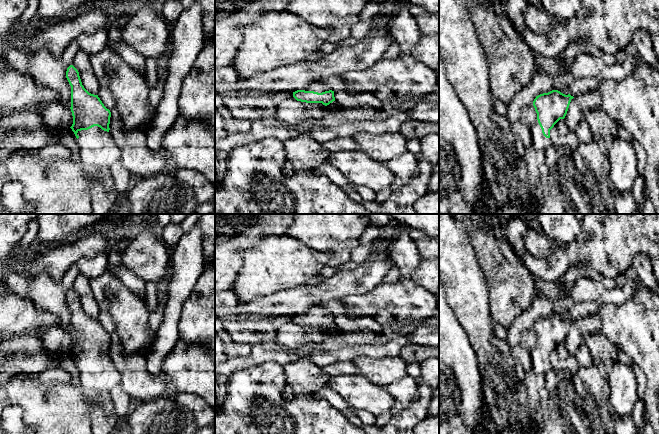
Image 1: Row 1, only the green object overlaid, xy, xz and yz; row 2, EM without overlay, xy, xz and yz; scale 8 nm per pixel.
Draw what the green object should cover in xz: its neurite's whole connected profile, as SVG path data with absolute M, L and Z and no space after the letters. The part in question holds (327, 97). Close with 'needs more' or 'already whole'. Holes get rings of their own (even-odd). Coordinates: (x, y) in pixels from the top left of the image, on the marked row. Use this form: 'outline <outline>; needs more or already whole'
outline M318 81L309 83L302 90L293 92L293 97L297 101L322 103L325 106L335 101L334 91L332 91L326 84Z; needs more

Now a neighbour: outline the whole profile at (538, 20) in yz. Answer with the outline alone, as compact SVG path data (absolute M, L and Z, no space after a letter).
M528 4L523 13L526 27L536 33L546 33L551 30L555 20L544 10Z

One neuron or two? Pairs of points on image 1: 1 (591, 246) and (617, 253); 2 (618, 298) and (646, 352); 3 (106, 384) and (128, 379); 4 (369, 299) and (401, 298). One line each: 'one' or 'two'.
1: one
2: two
3: two
4: one

